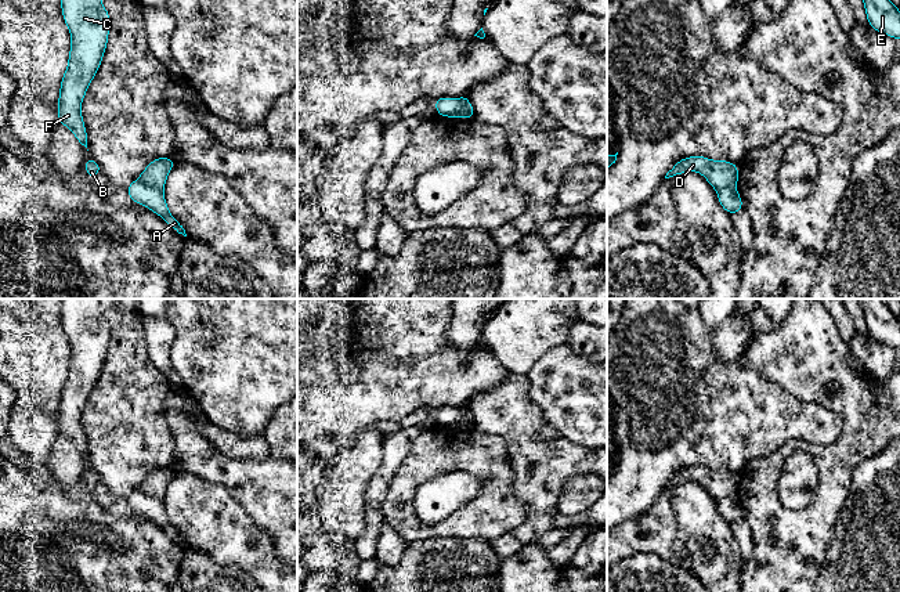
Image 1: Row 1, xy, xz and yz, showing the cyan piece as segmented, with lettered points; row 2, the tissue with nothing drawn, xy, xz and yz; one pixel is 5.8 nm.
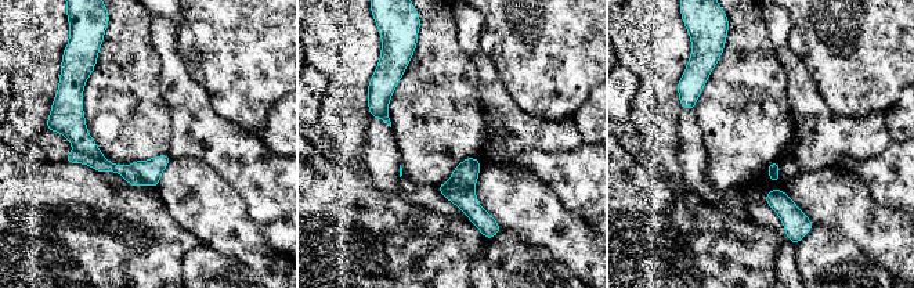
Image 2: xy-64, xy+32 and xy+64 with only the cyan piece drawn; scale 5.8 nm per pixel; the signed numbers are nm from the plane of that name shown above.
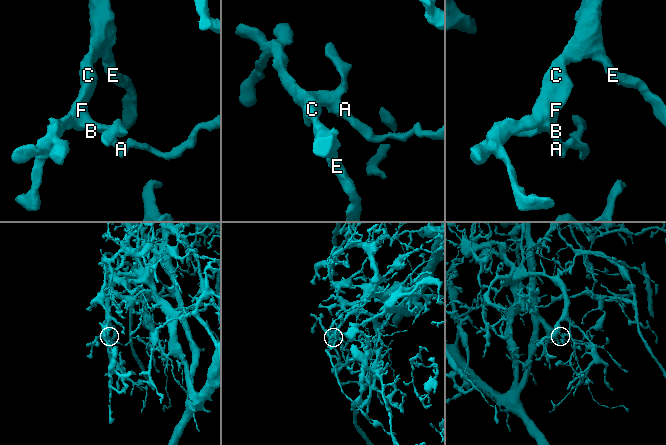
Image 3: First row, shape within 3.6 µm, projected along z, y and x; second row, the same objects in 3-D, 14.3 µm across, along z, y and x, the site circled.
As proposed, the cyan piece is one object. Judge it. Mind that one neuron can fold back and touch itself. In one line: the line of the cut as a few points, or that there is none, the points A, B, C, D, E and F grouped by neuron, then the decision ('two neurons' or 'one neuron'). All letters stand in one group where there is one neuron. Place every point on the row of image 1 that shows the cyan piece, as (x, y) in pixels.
xy (138, 179), (162, 191) | A B / C D E F | two neurons

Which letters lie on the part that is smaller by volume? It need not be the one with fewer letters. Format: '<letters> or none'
A, B

